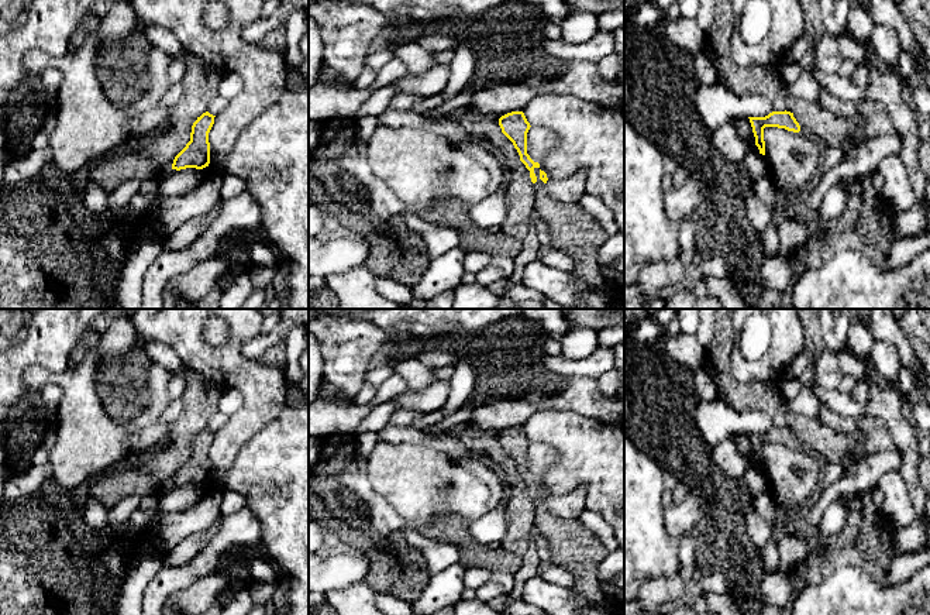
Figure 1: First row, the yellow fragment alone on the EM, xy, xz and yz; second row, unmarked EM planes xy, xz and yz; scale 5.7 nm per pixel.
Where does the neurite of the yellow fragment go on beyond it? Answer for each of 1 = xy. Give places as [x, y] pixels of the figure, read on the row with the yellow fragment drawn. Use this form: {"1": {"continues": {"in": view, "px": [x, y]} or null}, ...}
{"1": {"continues": null}}

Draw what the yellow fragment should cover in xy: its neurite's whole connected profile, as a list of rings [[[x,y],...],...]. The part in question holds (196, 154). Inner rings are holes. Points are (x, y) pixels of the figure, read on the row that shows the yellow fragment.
[[[209,111],[203,113],[192,126],[190,141],[175,157],[172,169],[186,168],[203,169],[210,164],[209,133],[214,124],[214,117]]]

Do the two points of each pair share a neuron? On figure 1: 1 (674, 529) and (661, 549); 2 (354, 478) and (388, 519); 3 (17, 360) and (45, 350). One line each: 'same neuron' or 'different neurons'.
1: different neurons
2: same neuron
3: same neuron

